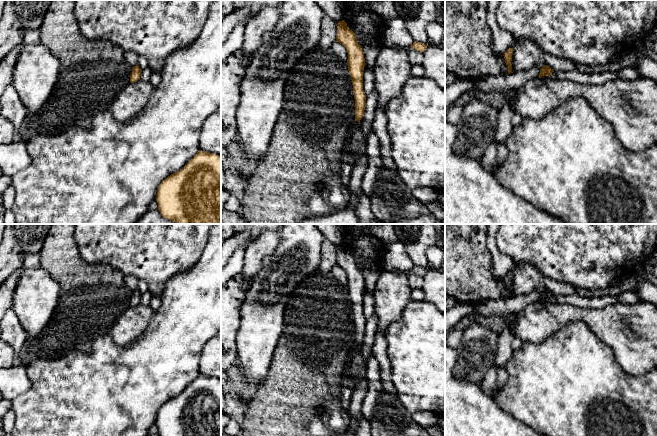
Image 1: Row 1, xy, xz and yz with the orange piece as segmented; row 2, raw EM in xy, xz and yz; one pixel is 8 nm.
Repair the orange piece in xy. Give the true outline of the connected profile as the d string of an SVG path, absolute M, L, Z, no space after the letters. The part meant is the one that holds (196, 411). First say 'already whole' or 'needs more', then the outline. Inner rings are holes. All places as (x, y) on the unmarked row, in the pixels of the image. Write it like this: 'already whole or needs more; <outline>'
already whole; M199 374L180 395L161 406L156 425L159 436L221 436L221 379Z

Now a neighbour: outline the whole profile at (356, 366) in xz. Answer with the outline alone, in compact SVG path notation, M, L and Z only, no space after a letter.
M352 346L348 355L350 359L344 371L350 373L350 379L356 385L363 380L367 368L362 356L362 346Z

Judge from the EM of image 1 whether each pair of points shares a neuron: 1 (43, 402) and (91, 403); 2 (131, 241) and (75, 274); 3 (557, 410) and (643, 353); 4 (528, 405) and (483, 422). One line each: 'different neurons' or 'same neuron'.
1: same neuron
2: different neurons
3: different neurons
4: different neurons

